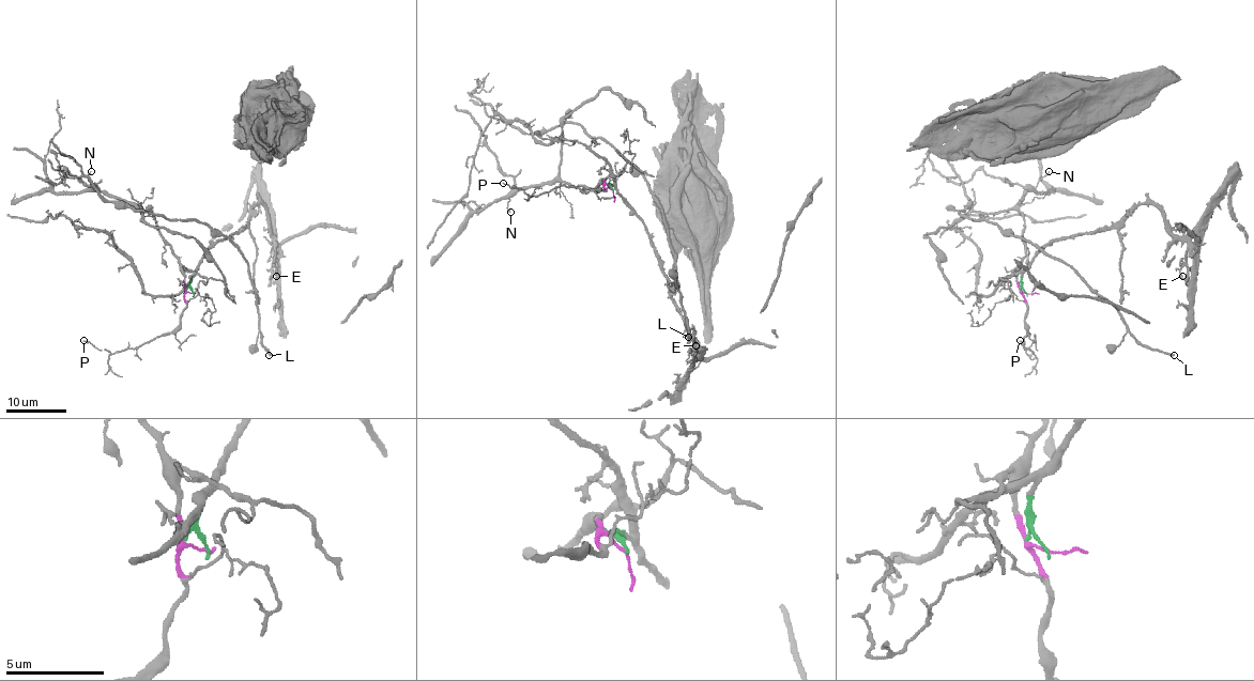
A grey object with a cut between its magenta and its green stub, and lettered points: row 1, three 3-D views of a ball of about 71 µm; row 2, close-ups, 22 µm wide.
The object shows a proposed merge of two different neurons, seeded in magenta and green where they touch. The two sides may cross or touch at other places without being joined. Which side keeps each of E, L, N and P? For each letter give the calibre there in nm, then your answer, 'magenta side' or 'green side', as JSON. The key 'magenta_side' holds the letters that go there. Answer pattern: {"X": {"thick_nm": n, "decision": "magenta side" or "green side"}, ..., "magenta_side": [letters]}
{"E": {"thick_nm": 140, "decision": "green side"}, "L": {"thick_nm": 260, "decision": "magenta side"}, "N": {"thick_nm": 170, "decision": "magenta side"}, "P": {"thick_nm": 120, "decision": "magenta side"}, "magenta_side": ["L", "N", "P"]}

